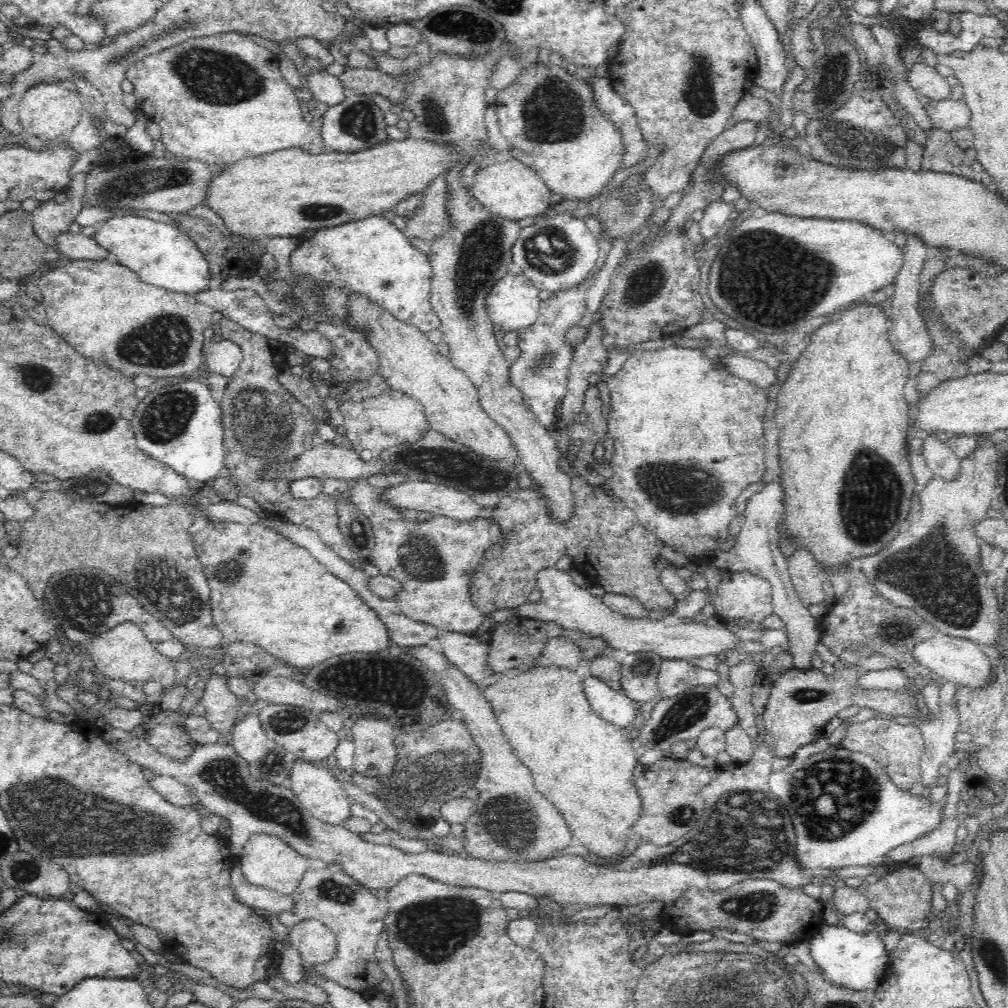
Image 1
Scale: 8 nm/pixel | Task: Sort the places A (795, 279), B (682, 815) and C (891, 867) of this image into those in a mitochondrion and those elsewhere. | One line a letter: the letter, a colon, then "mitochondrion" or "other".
A: mitochondrion
B: mitochondrion
C: other

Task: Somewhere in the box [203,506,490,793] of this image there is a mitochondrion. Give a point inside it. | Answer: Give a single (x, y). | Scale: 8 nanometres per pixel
(419, 557)

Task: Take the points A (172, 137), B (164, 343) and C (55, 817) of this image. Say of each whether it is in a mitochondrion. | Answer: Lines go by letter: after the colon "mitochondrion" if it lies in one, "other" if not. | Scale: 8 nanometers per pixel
A: other
B: mitochondrion
C: mitochondrion

